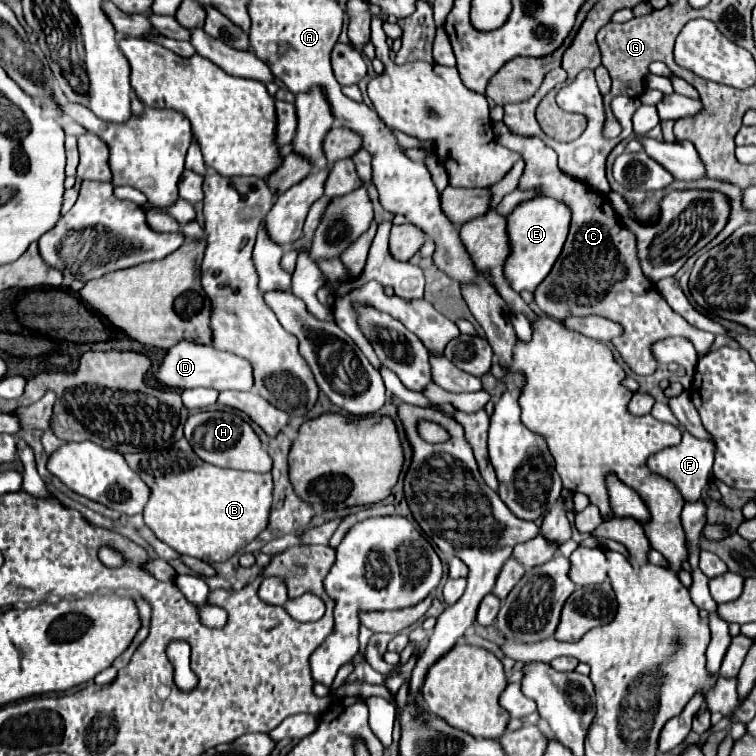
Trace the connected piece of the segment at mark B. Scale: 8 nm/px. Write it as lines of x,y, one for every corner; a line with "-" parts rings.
185,438
167,450
123,454
131,470
149,486
151,496
143,510
153,534
179,554
209,564
223,562
243,550
267,526
271,508
271,474
217,468
195,456

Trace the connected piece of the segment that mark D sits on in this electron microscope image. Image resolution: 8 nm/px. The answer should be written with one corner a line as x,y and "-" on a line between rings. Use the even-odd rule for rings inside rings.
181,340
171,350
167,350
161,366
153,374
153,380
161,386
181,388
181,390
203,386
203,388
213,388
213,390
223,392
223,390
251,390
251,386
253,386
251,364
247,360
243,360
231,352
215,350
213,346
195,344
191,340

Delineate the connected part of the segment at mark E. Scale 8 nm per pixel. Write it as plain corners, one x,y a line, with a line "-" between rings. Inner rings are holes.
531,198
521,202
511,214
505,216
505,220
511,248
503,266
505,280
515,292
535,290
537,284
549,274
563,248
563,242
569,232
571,214
567,206
563,206
563,202
557,202
553,198

